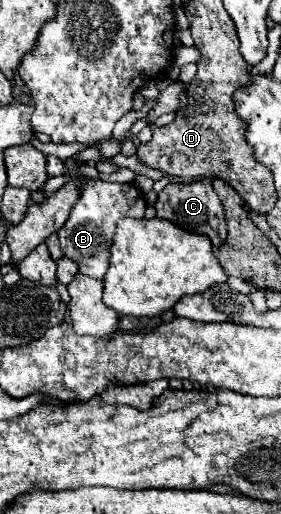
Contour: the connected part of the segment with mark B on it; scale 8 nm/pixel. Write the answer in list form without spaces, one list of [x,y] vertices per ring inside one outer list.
[[[90,179],[86,183],[86,187],[82,189],[82,195],[80,195],[78,203],[74,205],[68,221],[58,231],[62,253],[68,259],[72,259],[84,275],[102,279],[108,269],[108,257],[110,257],[108,249],[112,245],[116,221],[122,215],[140,219],[140,217],[144,217],[144,209],[146,209],[144,195],[132,183],[108,183],[108,181],[100,181],[100,179],[94,179],[94,181]]]

